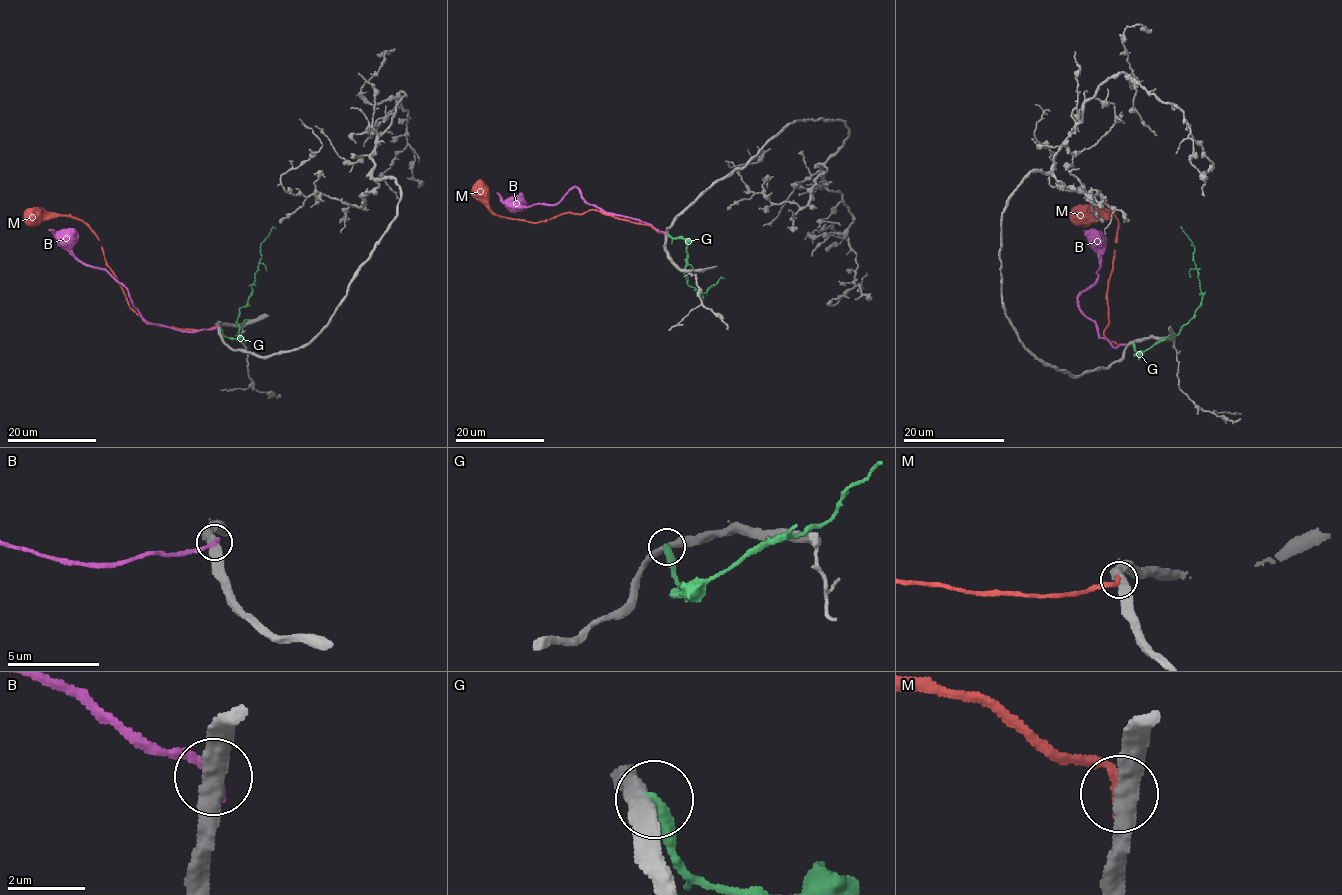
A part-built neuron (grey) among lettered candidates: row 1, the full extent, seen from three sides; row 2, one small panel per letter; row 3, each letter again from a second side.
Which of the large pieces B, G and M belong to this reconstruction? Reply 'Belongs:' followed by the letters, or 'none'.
Belongs: M

